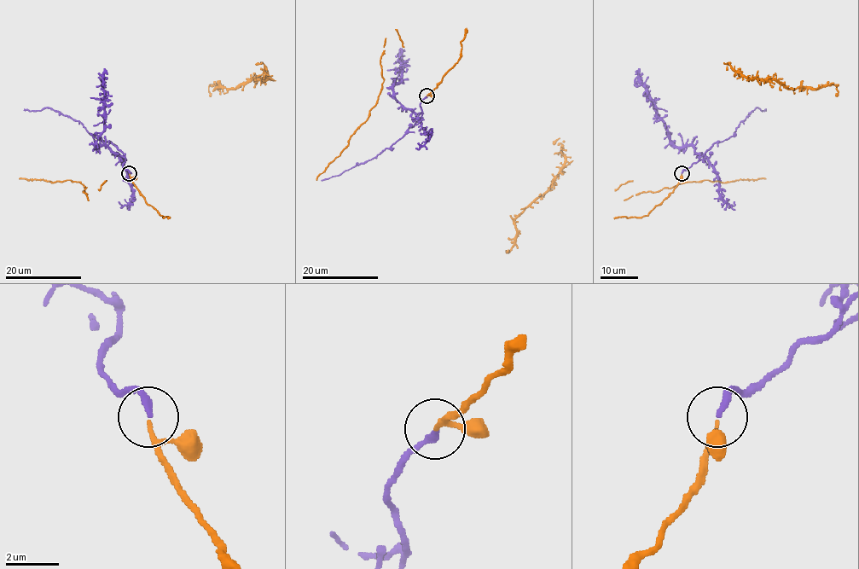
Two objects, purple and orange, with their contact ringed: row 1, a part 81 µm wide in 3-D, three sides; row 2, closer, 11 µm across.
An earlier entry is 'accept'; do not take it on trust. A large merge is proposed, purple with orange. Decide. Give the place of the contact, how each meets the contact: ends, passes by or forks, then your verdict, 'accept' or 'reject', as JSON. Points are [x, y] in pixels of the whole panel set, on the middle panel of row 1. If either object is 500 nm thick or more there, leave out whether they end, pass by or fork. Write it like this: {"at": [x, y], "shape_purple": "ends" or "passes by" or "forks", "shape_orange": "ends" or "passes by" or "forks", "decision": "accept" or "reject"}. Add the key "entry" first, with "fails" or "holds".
{"entry": "holds", "at": [426, 95], "shape_purple": "ends", "shape_orange": "passes by", "decision": "accept"}

